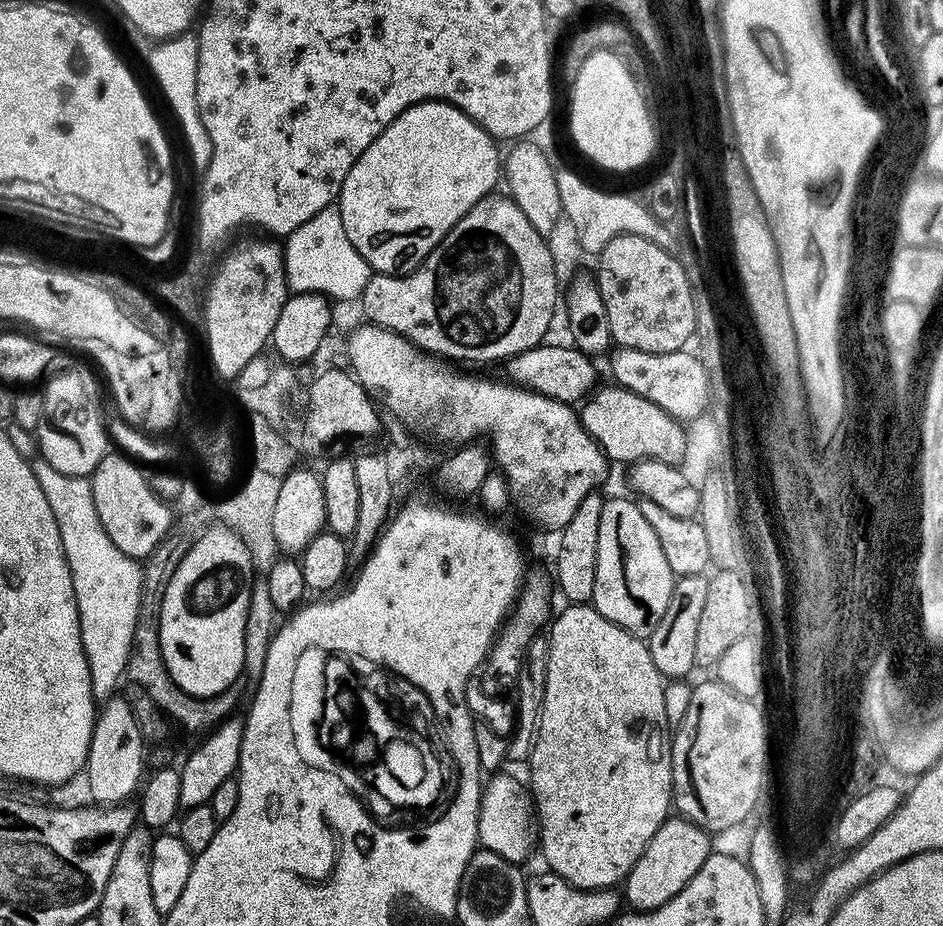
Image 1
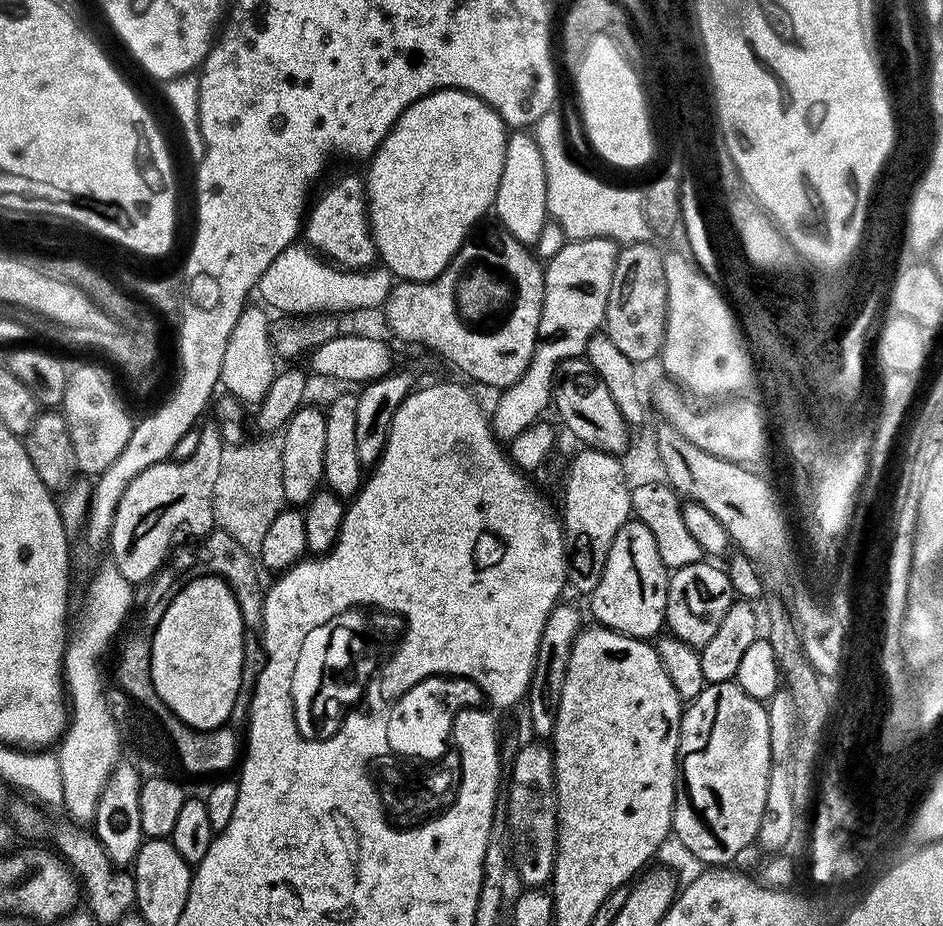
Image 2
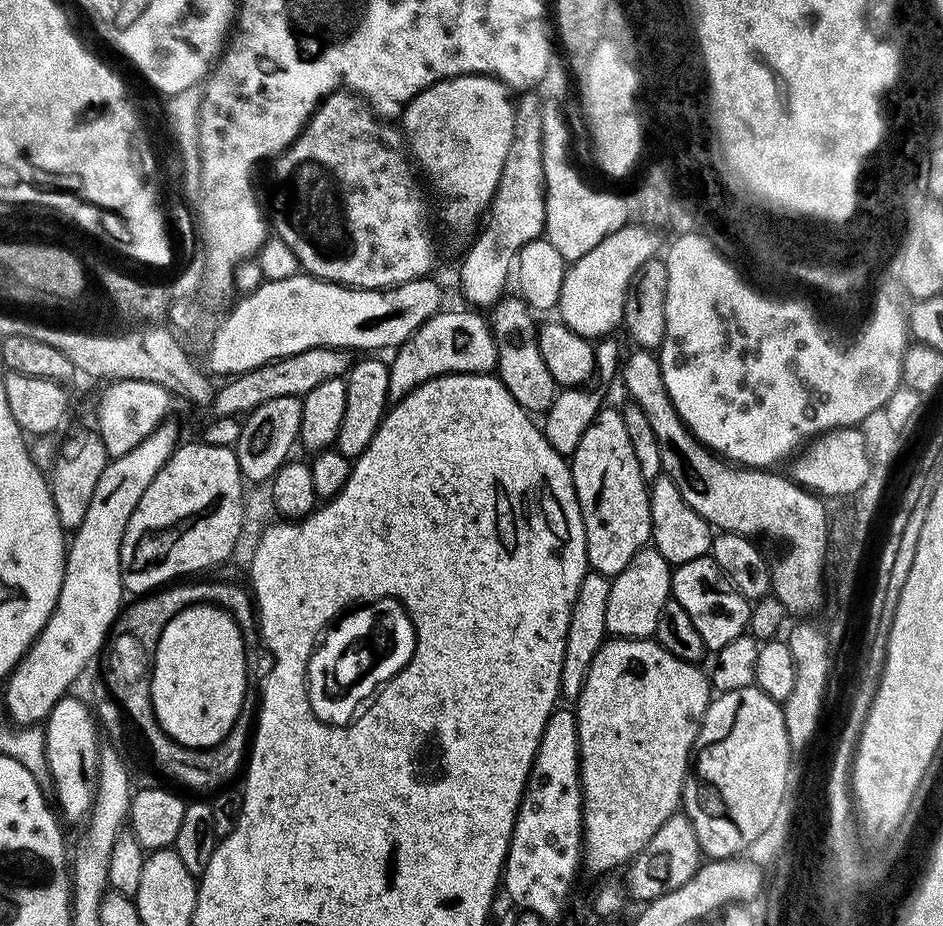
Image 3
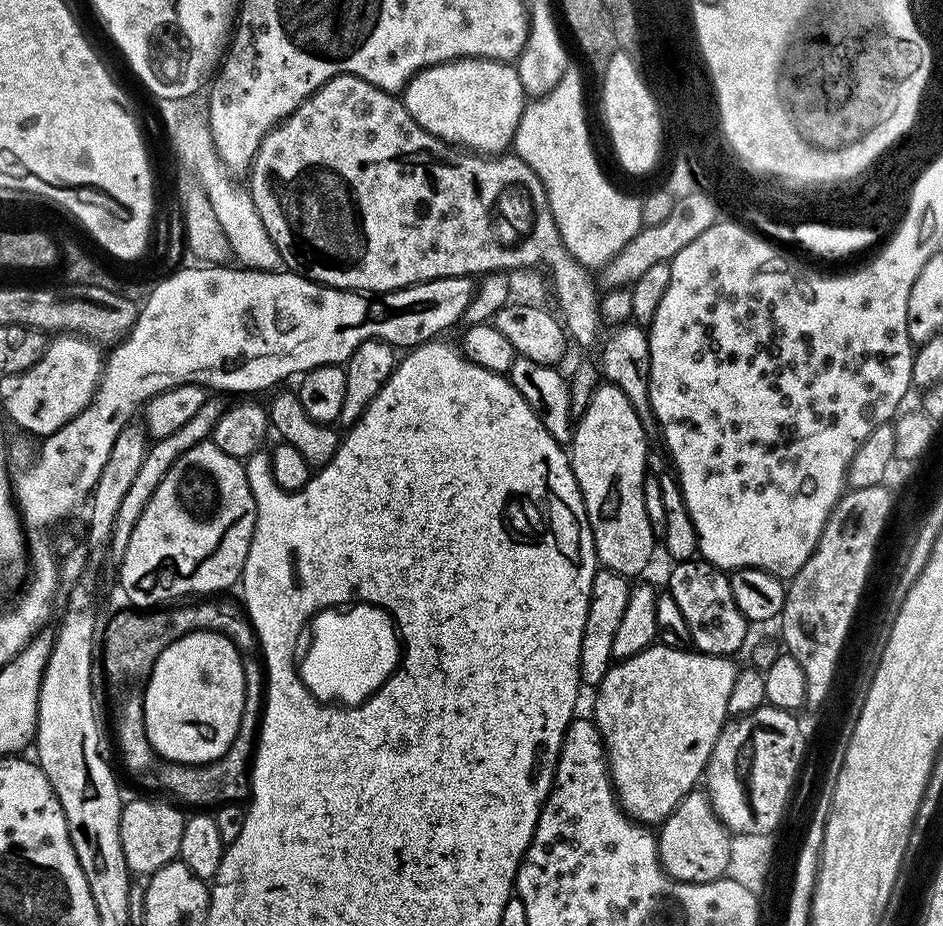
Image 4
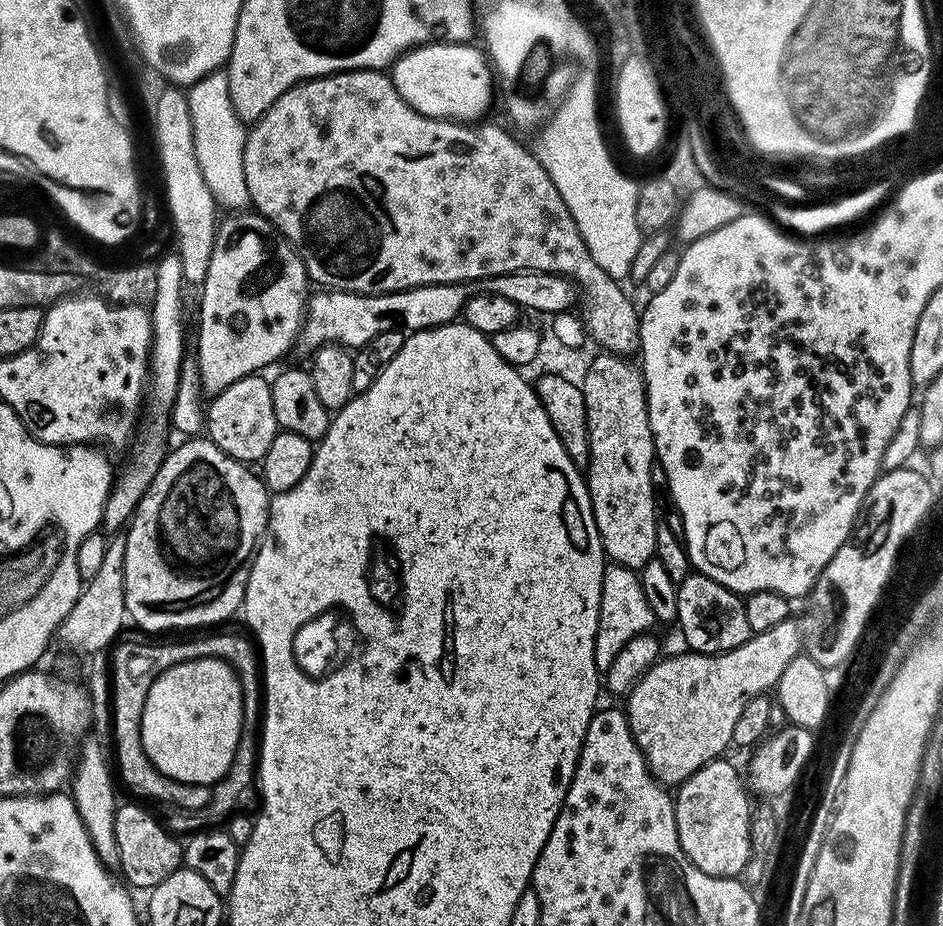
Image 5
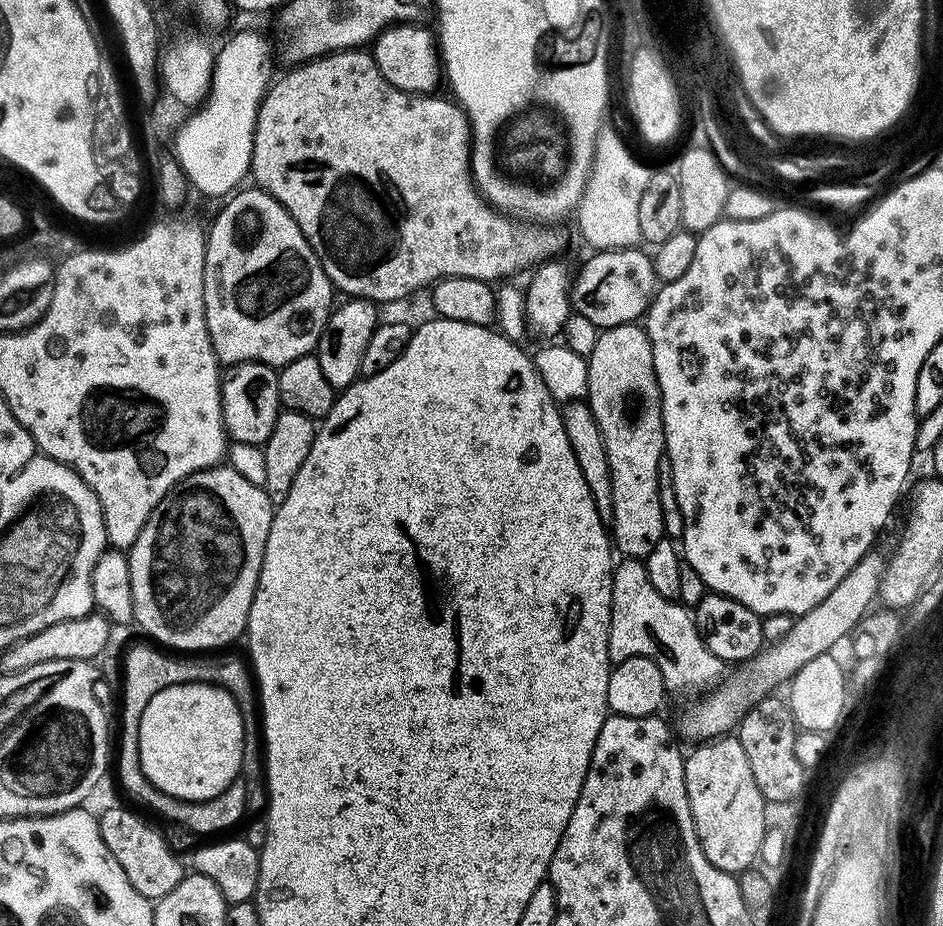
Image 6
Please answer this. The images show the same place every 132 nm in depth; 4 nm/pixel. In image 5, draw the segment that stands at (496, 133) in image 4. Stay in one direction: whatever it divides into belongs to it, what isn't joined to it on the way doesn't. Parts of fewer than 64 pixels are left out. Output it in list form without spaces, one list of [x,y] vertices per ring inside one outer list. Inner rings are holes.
[[[429,42],[419,48],[409,48],[403,56],[397,58],[391,65],[390,75],[392,85],[402,94],[402,98],[418,114],[426,114],[439,120],[454,120],[457,122],[476,122],[488,112],[494,96],[494,69],[485,53],[472,42]]]

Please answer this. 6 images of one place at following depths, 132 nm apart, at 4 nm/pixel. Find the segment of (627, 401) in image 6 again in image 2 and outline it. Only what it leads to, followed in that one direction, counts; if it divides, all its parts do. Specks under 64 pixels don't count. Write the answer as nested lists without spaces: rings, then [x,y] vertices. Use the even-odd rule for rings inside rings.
[[[589,447],[580,451],[584,452],[573,458],[564,480],[564,557],[568,567],[567,583],[584,594],[590,594],[602,578],[614,534],[618,534],[632,516],[632,490],[623,476],[619,455]]]

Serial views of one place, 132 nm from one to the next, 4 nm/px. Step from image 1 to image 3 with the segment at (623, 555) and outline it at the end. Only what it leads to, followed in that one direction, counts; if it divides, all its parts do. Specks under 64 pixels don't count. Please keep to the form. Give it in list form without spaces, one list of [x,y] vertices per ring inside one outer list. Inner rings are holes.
[[[645,546],[618,575],[611,577],[610,598],[606,602],[606,626],[616,638],[652,638],[658,626],[658,614],[672,595],[672,568],[656,549]]]

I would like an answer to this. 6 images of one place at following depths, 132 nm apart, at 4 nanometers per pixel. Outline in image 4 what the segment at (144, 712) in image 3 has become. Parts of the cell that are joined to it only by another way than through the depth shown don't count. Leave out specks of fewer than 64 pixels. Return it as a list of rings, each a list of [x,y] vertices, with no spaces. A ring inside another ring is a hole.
[[[240,724],[234,742],[218,758],[209,764],[173,764],[161,763],[160,784],[168,792],[173,792],[179,803],[193,804],[196,810],[212,810],[222,804],[244,802],[250,796],[250,765],[254,759],[254,749],[258,743],[258,726]]]

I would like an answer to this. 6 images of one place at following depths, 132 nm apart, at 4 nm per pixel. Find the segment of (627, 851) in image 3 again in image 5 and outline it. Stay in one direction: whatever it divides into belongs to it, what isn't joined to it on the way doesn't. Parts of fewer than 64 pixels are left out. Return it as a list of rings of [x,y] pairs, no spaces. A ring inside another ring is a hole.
[[[789,618],[778,622],[778,626],[770,630],[757,632],[749,640],[742,642],[742,646],[729,652],[707,656],[705,652],[684,650],[681,656],[665,655],[654,666],[650,666],[650,670],[646,670],[644,677],[626,697],[626,715],[630,730],[644,755],[644,761],[655,779],[665,786],[679,786],[702,766],[706,766],[711,760],[721,759],[727,753],[724,751],[732,744],[734,725],[738,723],[738,718],[742,718],[746,702],[775,689],[782,678],[782,670],[790,666],[795,656],[801,655],[802,632],[794,620]]]

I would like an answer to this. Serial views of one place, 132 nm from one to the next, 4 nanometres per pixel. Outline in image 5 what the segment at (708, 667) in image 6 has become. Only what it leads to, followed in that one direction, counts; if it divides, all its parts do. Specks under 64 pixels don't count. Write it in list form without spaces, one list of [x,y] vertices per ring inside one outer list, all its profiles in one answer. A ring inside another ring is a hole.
[[[605,563],[602,574],[602,598],[598,610],[598,634],[594,638],[594,662],[596,669],[602,674],[610,670],[610,662],[630,642],[630,638],[645,635],[651,624],[657,623],[656,616],[650,610],[650,602],[646,602],[646,594],[642,594],[640,577],[637,569],[627,568],[621,564]]]

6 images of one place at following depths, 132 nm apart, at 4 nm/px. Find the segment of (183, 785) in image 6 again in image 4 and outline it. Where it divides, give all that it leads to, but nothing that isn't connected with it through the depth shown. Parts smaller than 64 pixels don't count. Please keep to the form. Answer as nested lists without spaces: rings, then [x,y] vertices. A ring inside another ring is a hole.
[[[194,632],[188,633],[182,638],[178,638],[176,642],[170,642],[170,646],[166,646],[166,650],[162,650],[162,654],[158,654],[158,658],[154,662],[152,671],[146,677],[148,689],[142,692],[144,697],[144,720],[145,734],[150,742],[153,753],[164,762],[173,764],[209,764],[218,758],[222,758],[222,754],[226,754],[226,750],[230,746],[230,742],[234,742],[234,738],[240,729],[240,723],[243,718],[243,704],[245,693],[245,681],[243,672],[242,653],[236,648],[234,642],[230,638],[223,636],[222,633],[216,632]]]

